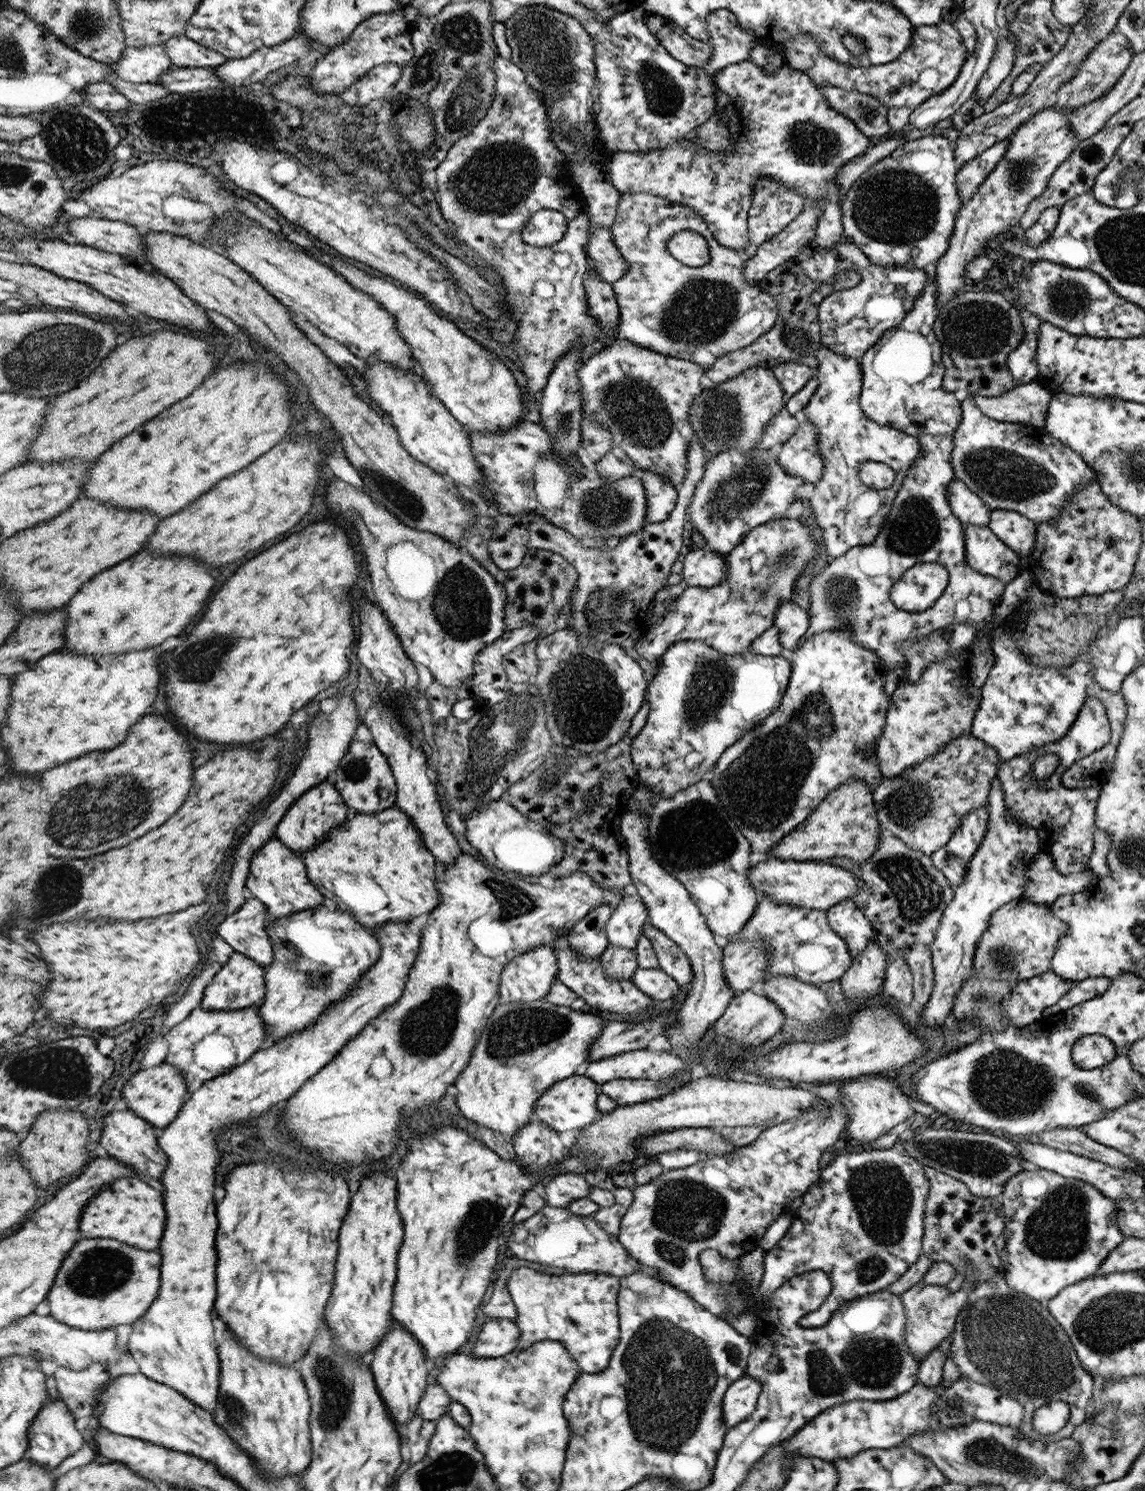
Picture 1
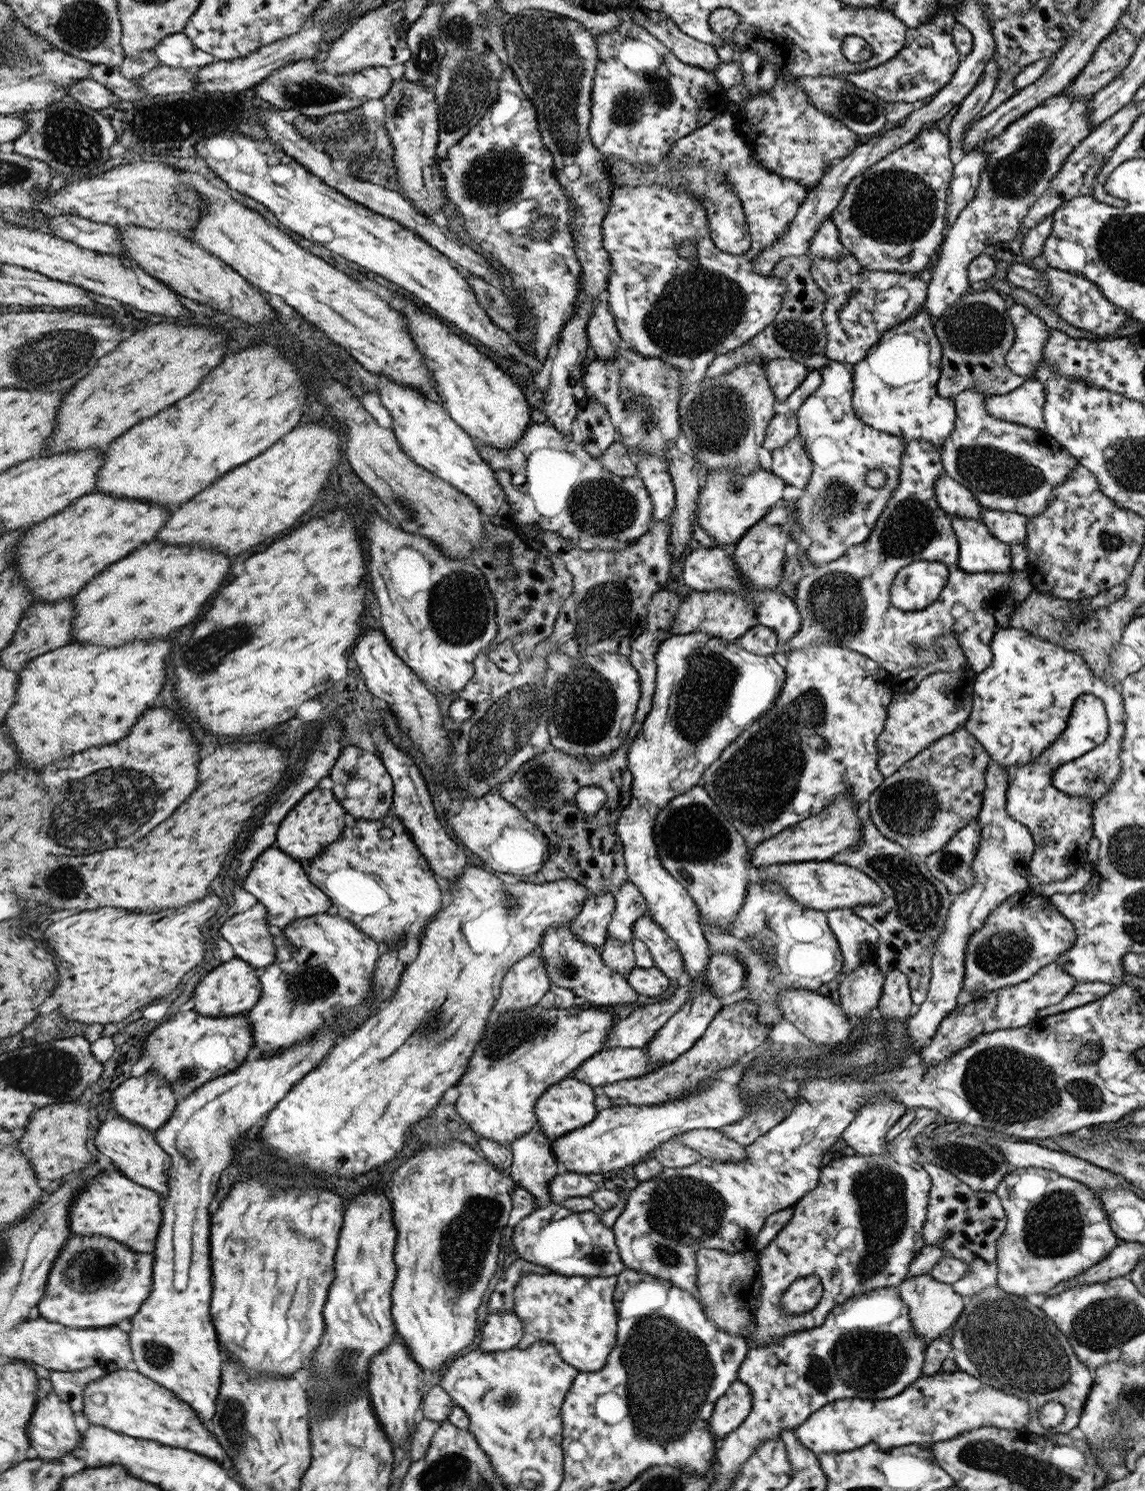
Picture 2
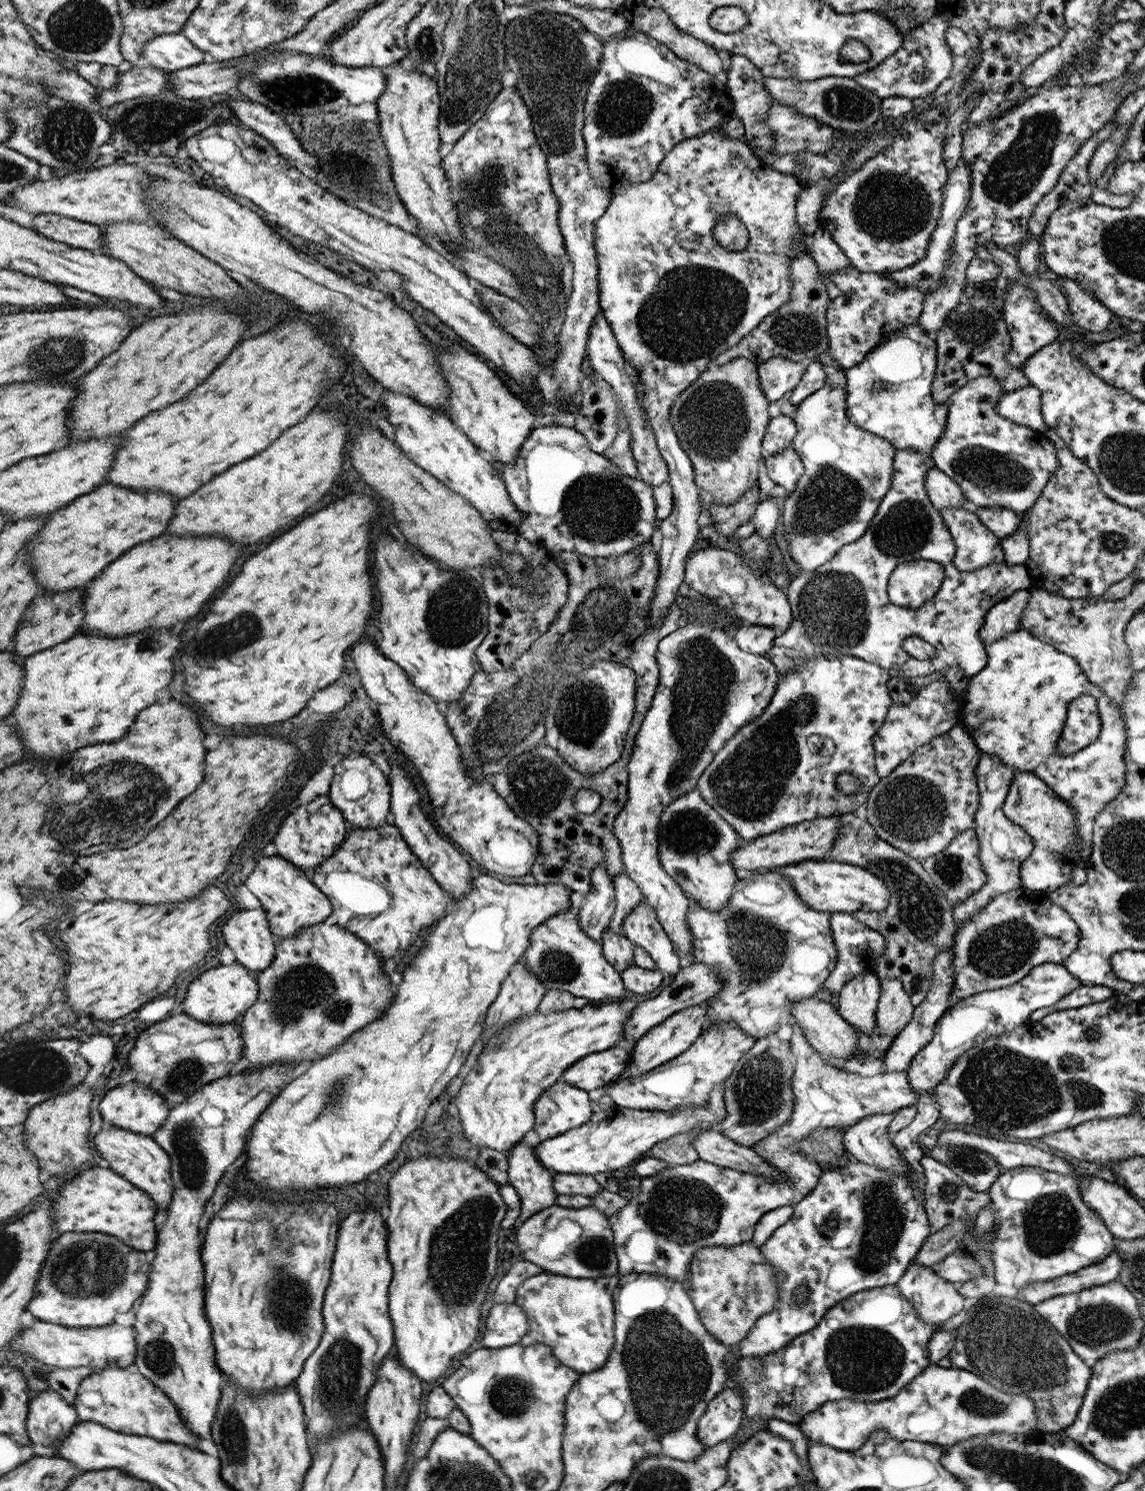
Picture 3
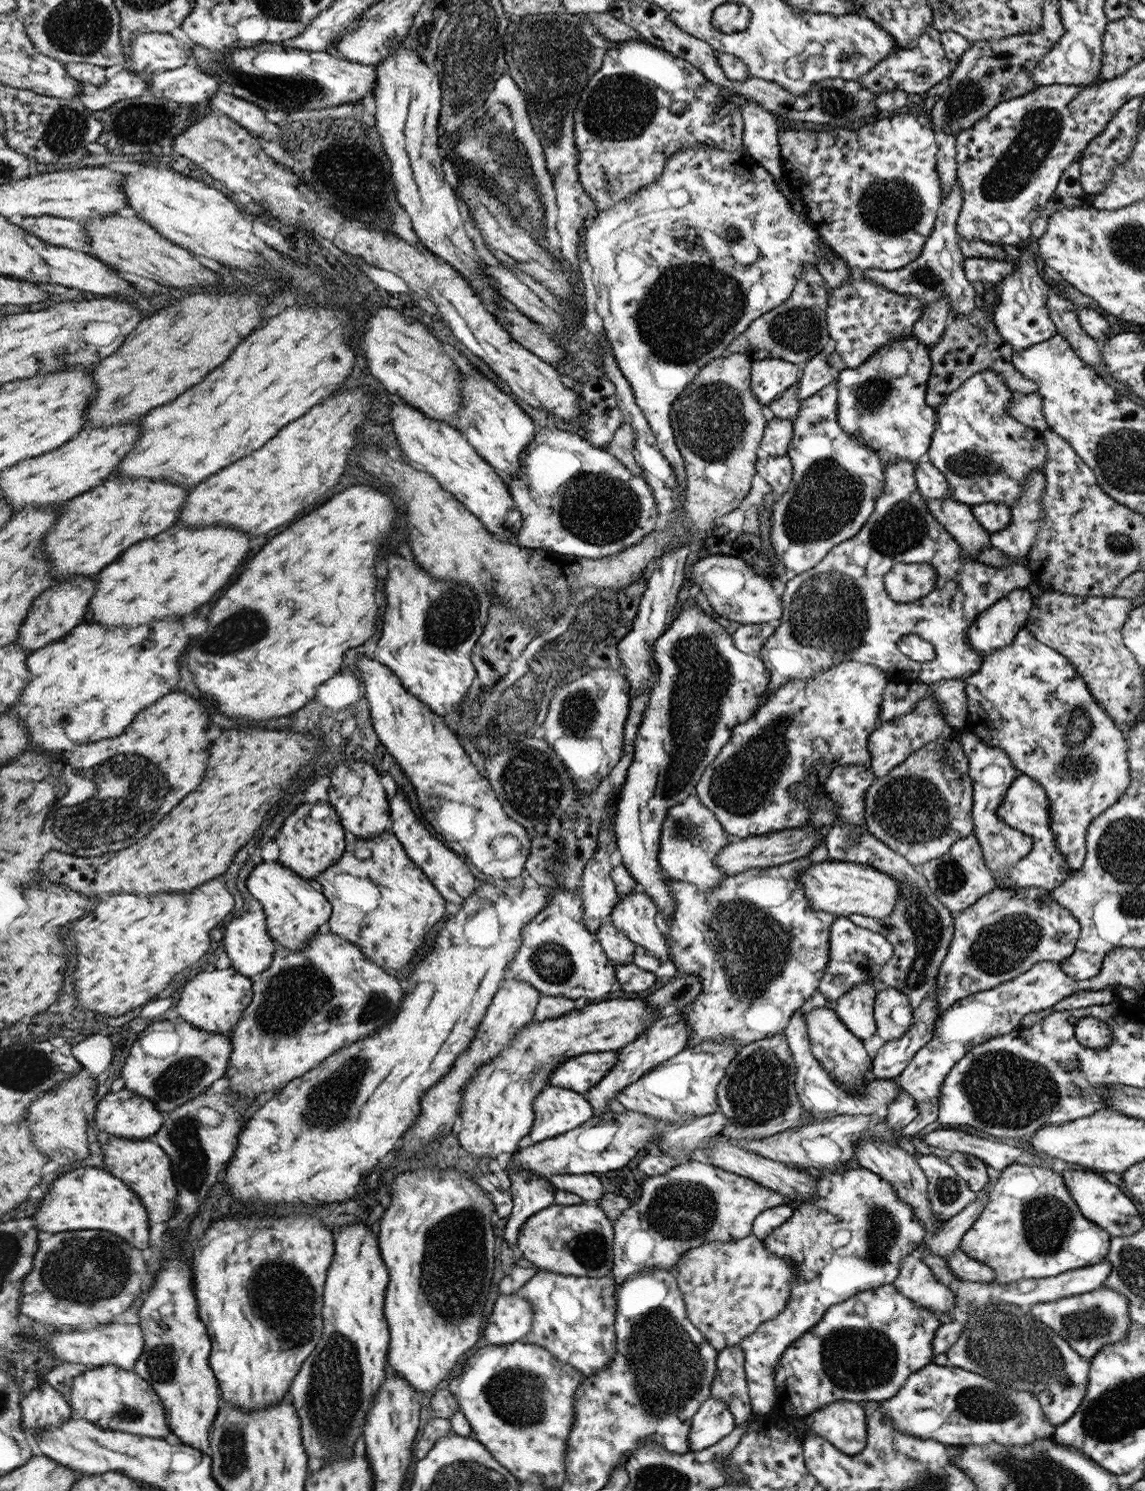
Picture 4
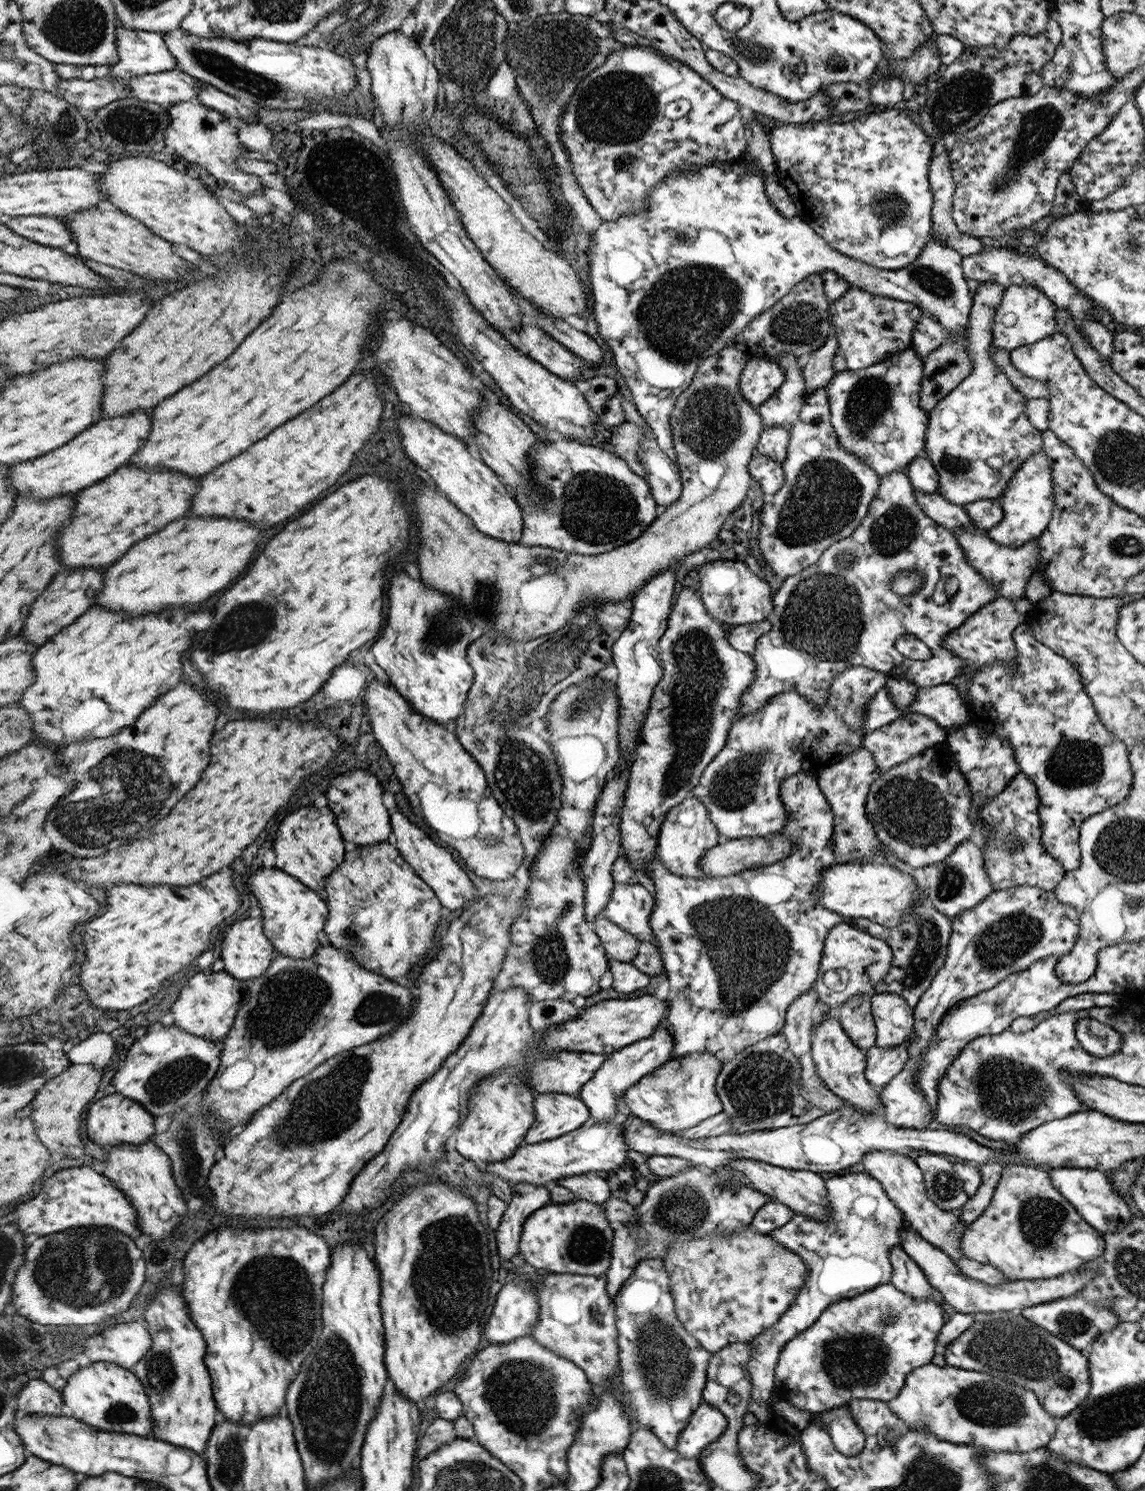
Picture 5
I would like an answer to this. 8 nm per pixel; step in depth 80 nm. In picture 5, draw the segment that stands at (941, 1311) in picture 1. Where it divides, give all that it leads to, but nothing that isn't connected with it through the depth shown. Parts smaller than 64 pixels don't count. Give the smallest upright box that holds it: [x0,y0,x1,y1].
[891,1247,944,1304]

